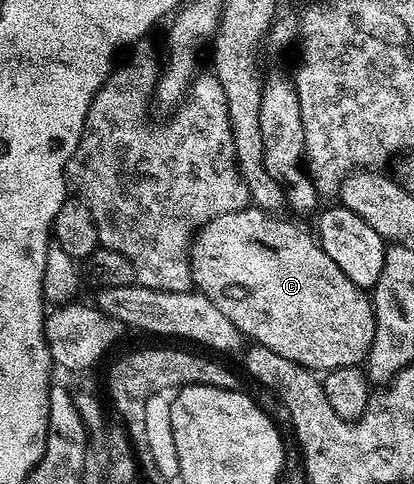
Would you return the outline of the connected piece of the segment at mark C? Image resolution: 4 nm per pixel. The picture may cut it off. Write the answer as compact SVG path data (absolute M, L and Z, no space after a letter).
M250 206L231 214L221 214L216 216L211 223L204 224L200 232L194 236L193 245L189 248L189 273L193 276L196 291L202 296L208 296L211 302L215 302L215 306L219 306L219 311L226 318L231 318L231 322L239 329L242 337L249 339L250 336L254 345L274 351L275 354L282 355L283 358L308 368L314 373L324 374L330 372L332 368L352 368L360 365L368 357L375 338L372 299L362 289L357 288L355 282L351 282L351 278L347 278L347 274L343 274L343 270L339 270L335 262L331 262L331 258L327 258L327 254L321 249L312 231L311 233L304 232L299 225L292 224L291 221L285 219L280 215L270 215L263 209Z

